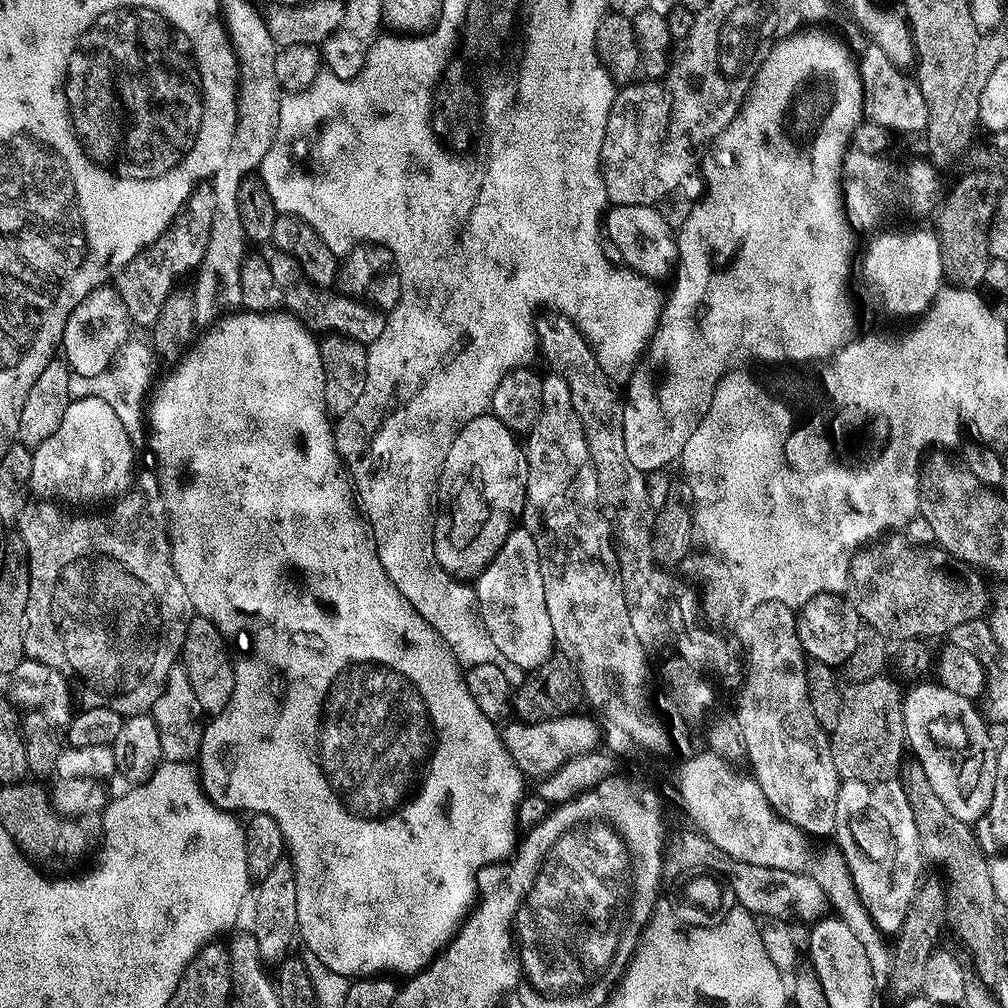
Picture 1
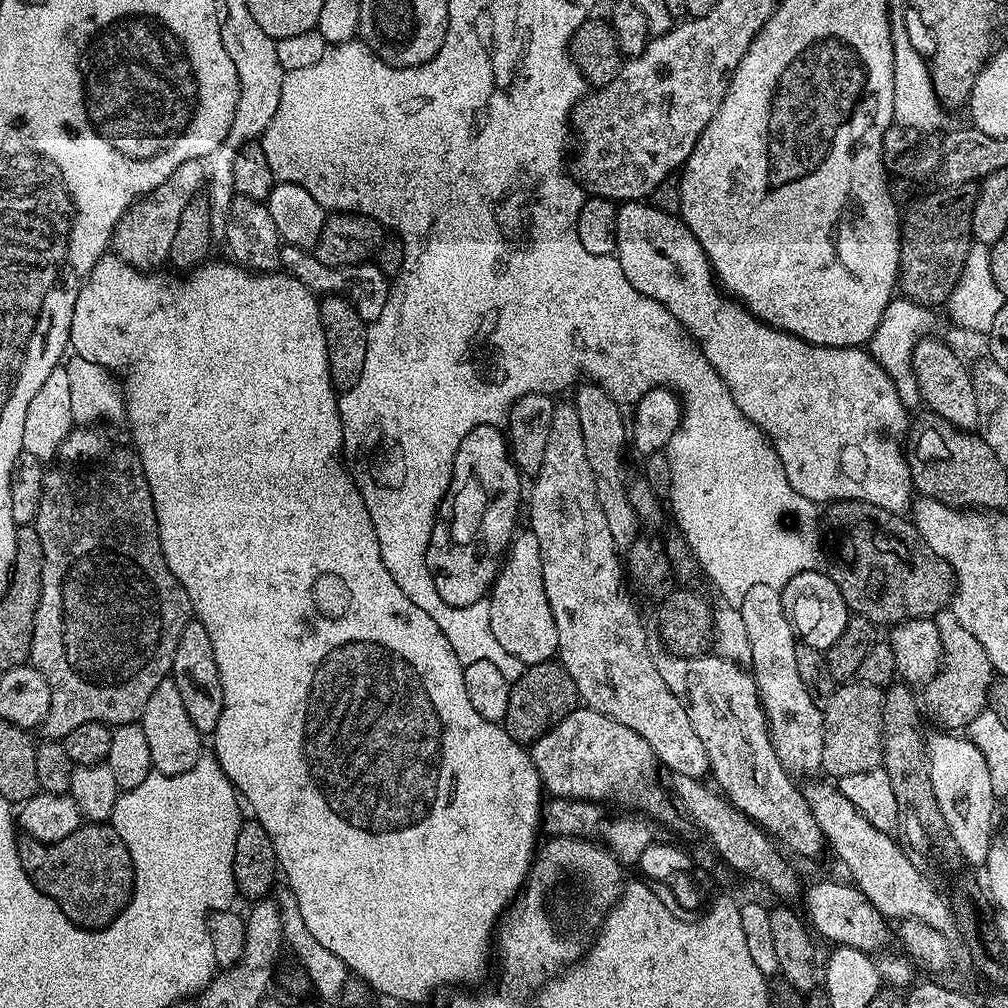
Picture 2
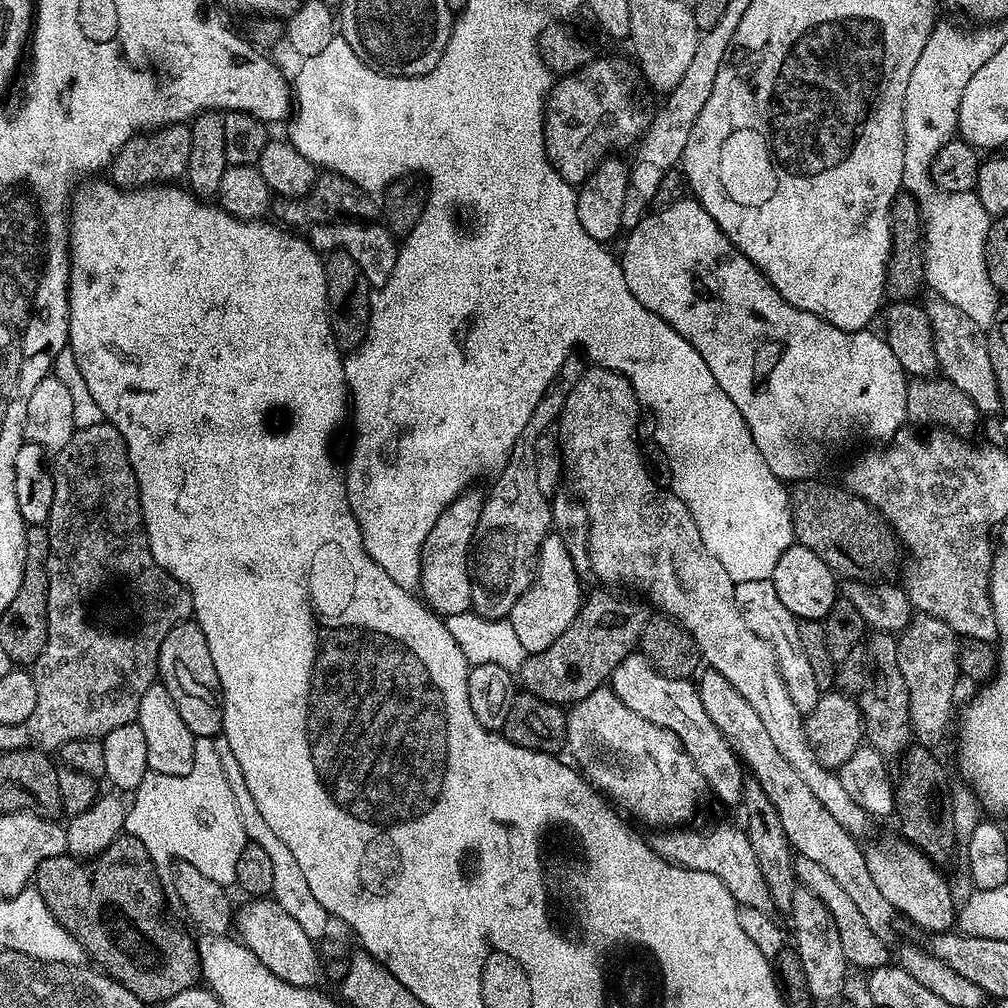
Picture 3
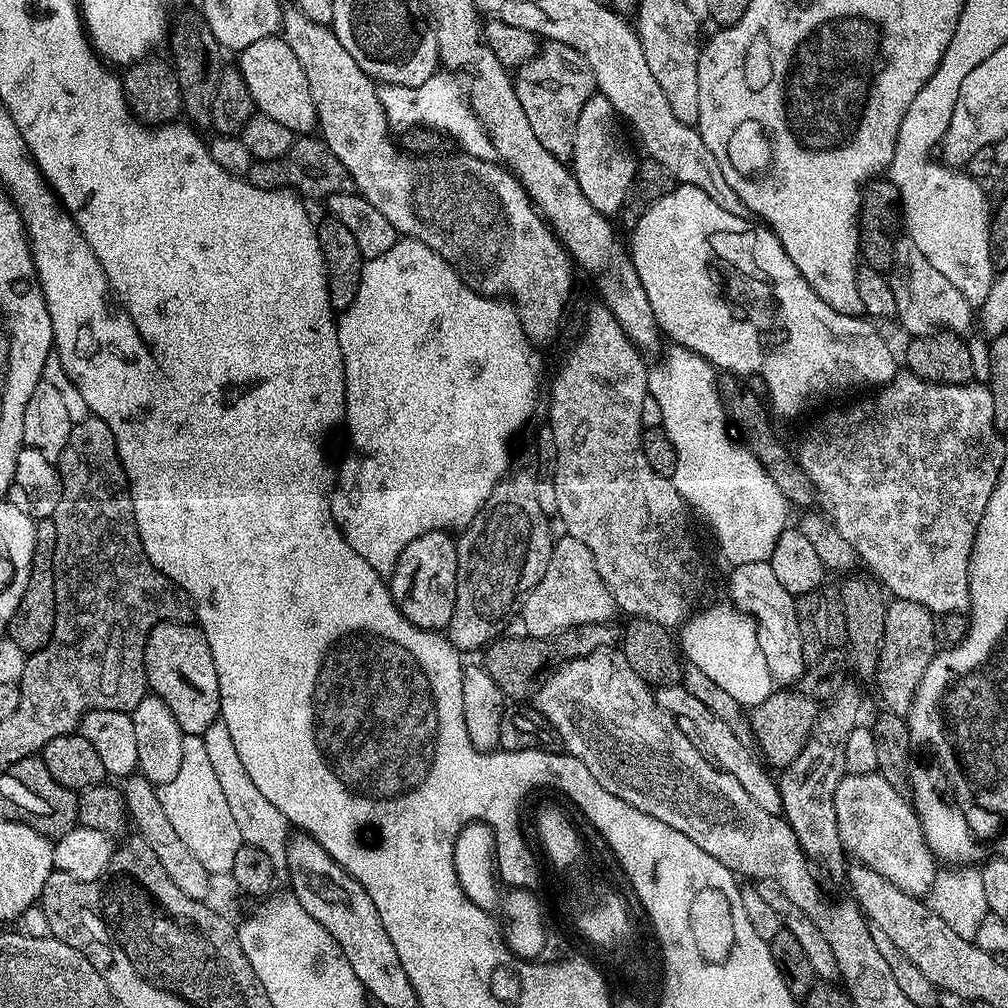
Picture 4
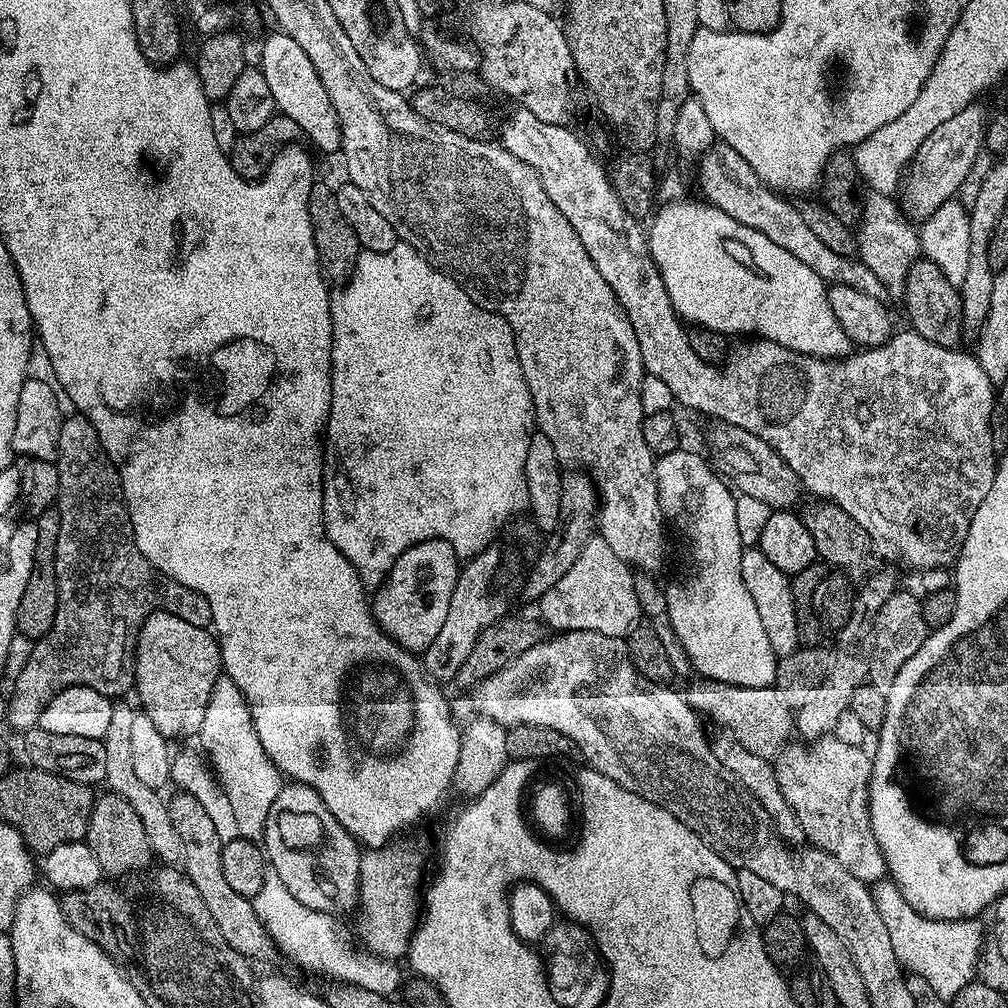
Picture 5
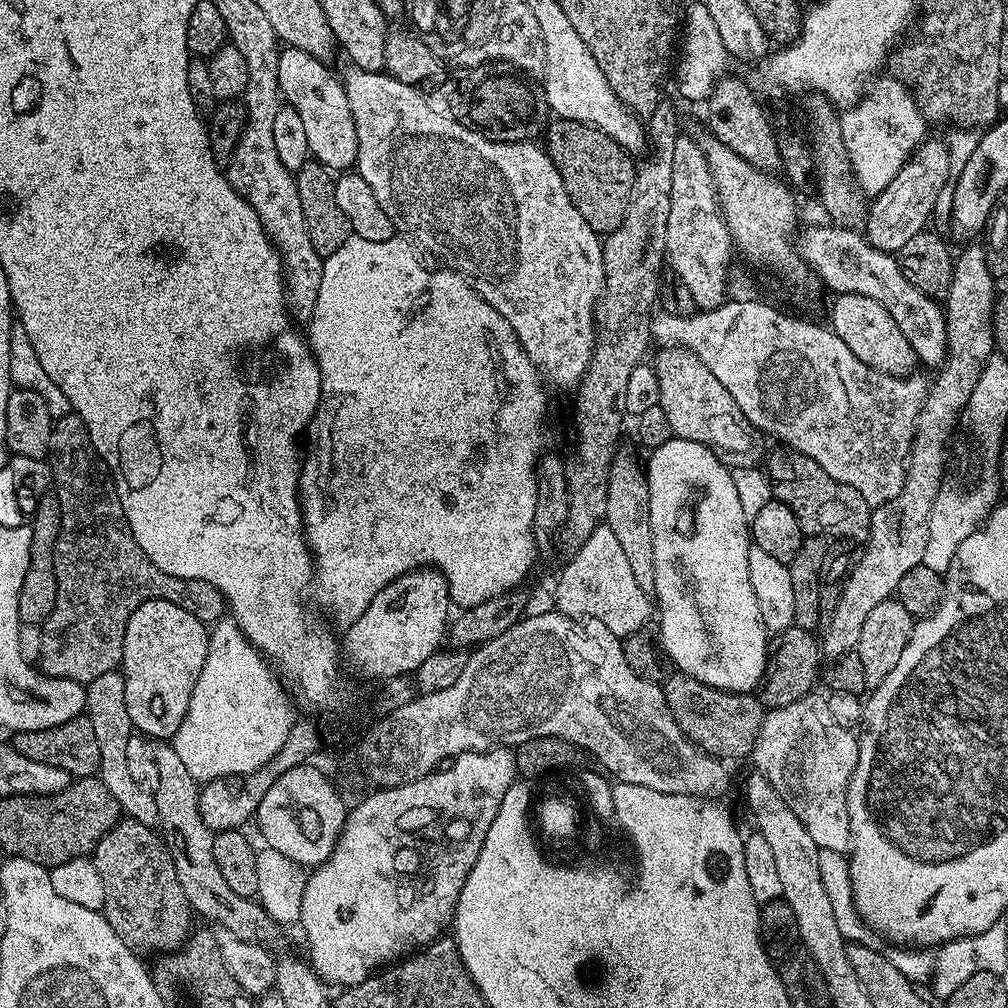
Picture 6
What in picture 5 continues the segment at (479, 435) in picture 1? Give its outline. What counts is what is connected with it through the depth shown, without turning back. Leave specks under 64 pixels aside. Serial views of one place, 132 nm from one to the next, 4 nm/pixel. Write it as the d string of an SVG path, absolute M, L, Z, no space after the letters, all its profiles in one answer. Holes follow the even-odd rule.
M427 540L416 544L396 559L384 583L375 589L370 600L372 617L391 640L407 648L413 654L423 653L424 649L430 646L430 642L438 638L438 630L442 630L446 622L446 613L450 611L450 594L454 594L454 586L461 567L461 561L457 557L454 546L450 546L450 542Z

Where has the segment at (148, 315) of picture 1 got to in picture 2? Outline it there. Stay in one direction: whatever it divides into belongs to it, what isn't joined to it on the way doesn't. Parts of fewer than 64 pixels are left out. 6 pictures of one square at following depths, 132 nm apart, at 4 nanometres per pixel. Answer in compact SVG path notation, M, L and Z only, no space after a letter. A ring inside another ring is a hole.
M191 160L178 166L178 170L174 170L174 174L167 182L137 200L120 219L116 231L112 234L111 251L135 268L159 269L156 267L168 260L168 251L174 242L174 234L178 234L178 224L182 222L182 214L190 206L190 202L201 195L205 184L204 160Z

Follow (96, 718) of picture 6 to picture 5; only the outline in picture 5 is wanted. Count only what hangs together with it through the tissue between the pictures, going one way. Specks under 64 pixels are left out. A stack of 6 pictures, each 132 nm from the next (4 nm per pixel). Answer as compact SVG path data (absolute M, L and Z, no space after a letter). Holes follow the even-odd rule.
M116 702L112 705L110 726L107 728L103 739L106 746L106 774L104 775L103 783L111 791L117 792L122 798L126 798L126 802L130 802L130 806L134 806L134 811L137 812L139 821L142 822L142 826L146 829L146 838L150 838L153 857L164 866L179 865L184 859L182 838L178 838L178 830L174 830L165 797L160 797L163 795L155 788L142 786L142 781L139 780L138 774L134 774L130 733L137 713L120 703L124 702Z

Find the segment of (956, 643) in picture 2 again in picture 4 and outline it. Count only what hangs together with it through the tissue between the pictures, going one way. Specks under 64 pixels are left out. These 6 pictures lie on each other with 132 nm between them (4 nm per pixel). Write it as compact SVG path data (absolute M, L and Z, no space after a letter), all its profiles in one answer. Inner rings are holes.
M909 599L889 601L880 643L879 666L874 677L887 711L907 717L918 683L938 651L936 640L938 644L936 620L932 612Z

